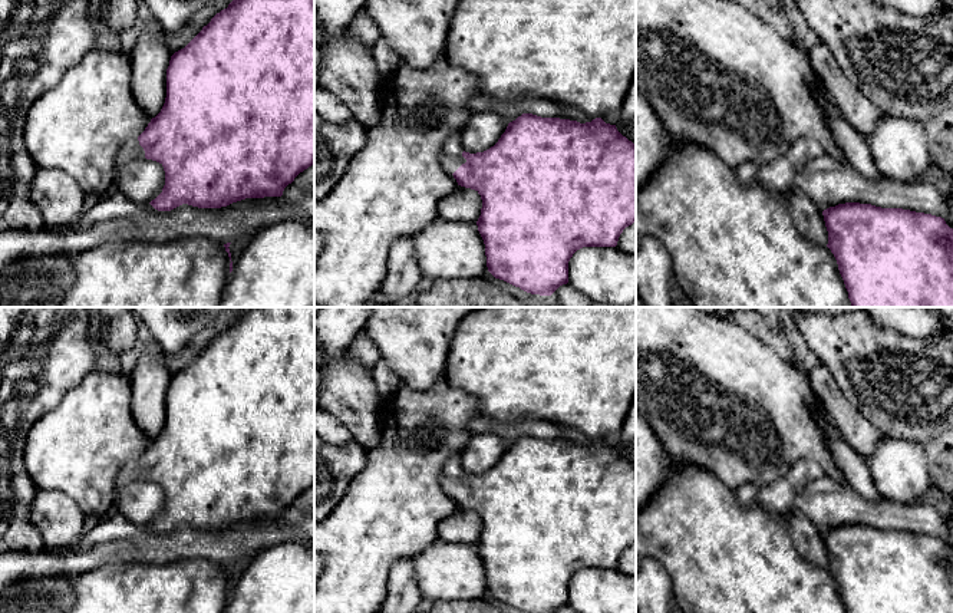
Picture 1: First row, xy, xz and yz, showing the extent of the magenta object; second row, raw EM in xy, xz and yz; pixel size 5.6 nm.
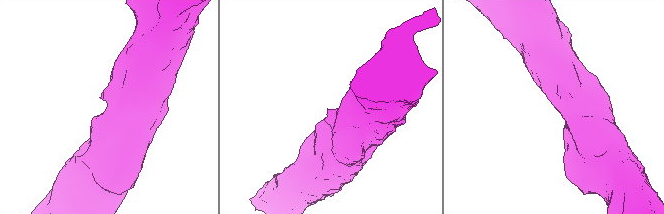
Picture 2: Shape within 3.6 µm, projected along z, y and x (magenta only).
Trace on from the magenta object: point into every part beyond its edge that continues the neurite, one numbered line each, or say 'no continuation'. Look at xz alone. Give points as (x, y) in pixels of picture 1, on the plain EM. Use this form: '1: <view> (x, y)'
1: xz (451, 478)

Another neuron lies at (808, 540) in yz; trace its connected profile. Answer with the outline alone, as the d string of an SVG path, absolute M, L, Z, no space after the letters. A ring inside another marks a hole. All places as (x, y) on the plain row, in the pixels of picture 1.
M792 511L784 521L799 556L811 564L827 567L828 553L822 533L797 511Z

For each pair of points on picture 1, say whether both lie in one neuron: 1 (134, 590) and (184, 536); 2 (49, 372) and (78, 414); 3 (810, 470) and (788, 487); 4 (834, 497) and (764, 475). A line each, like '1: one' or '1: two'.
1: two
2: two
3: one
4: two

